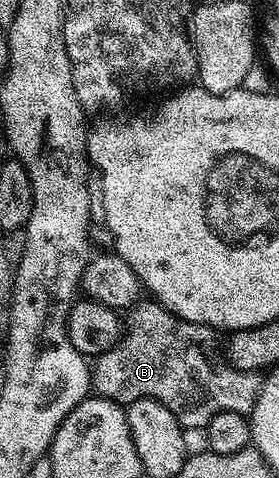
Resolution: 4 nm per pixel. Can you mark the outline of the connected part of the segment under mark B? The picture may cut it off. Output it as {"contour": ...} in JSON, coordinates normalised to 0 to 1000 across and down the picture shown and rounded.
{"contour":[[[545,626],[495,628],[459,649],[441,672],[434,707],[380,738],[366,738],[326,764],[326,805],[358,828],[455,851],[516,831],[584,843],[627,868],[649,895],[667,902],[731,900],[735,887],[785,860],[907,862],[921,828],[935,816],[939,791],[921,780],[857,776],[806,753],[796,724],[778,722],[781,699],[749,680],[703,680],[670,667],[634,663],[613,651]]]}

